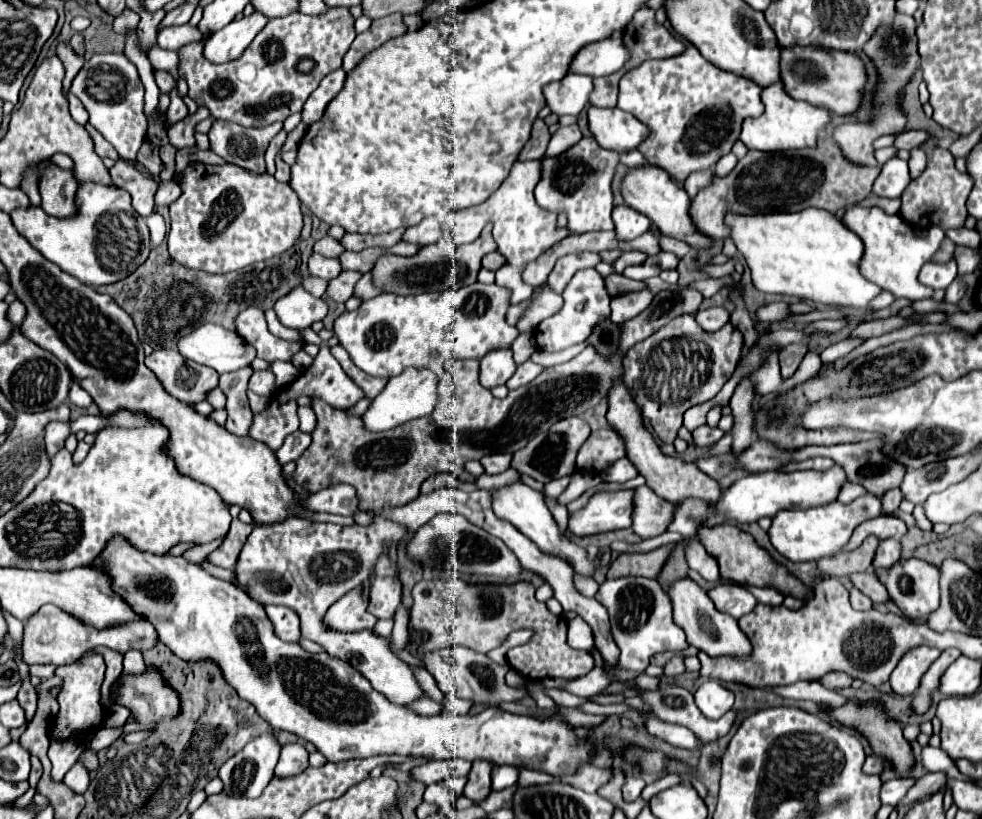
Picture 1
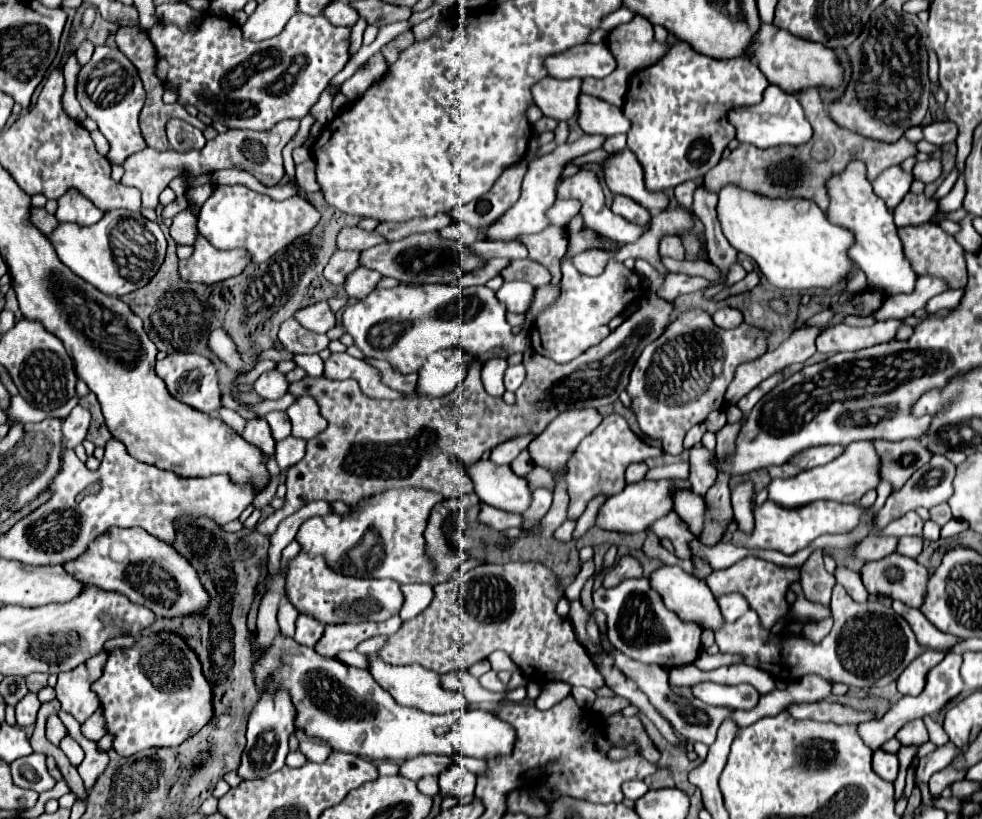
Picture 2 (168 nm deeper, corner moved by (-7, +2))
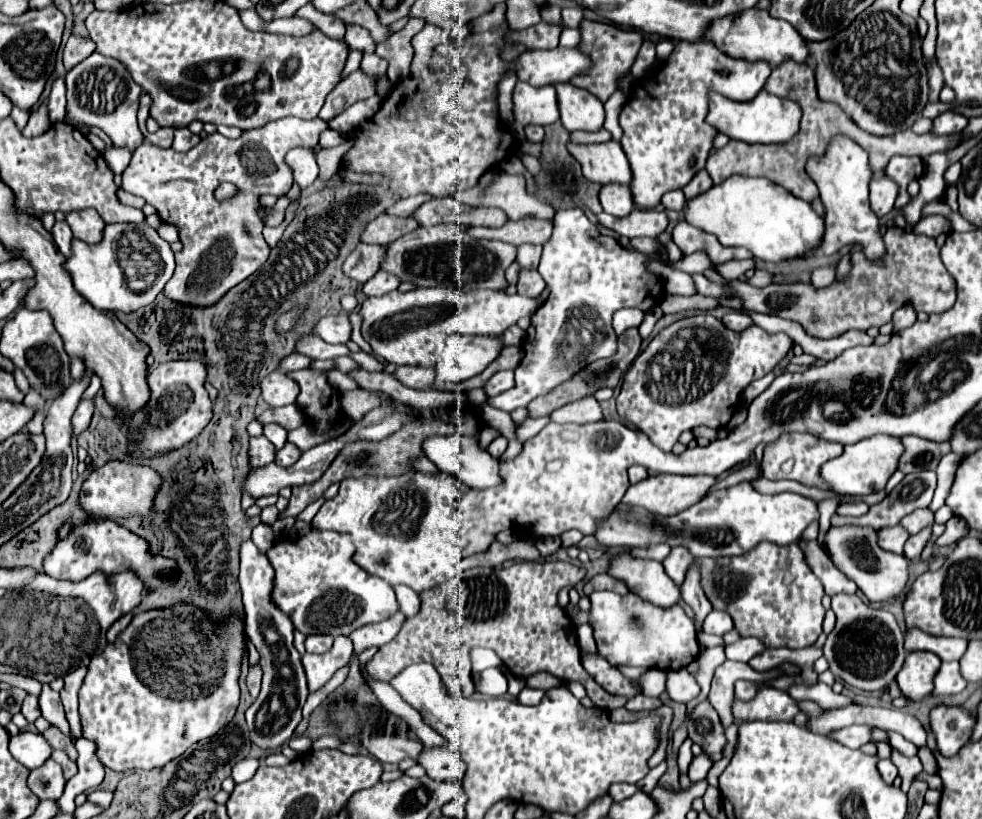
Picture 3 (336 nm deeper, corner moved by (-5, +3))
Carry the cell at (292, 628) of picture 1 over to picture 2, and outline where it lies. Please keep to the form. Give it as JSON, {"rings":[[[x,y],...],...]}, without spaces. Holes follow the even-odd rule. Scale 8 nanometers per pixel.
{"rings":[[[304,614],[298,616],[298,620],[296,620],[296,634],[294,634],[296,642],[314,648],[316,642],[322,638],[322,634],[324,634],[324,626],[320,622],[316,622],[314,618],[304,616]]]}

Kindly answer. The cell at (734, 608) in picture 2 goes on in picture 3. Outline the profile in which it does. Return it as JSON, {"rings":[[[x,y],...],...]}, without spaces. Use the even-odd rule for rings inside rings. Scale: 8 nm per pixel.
{"rings":[[[712,609],[710,615],[704,619],[704,631],[706,633],[722,635],[722,633],[728,633],[730,629],[734,629],[734,621],[732,621],[730,613],[726,613],[726,611]]]}

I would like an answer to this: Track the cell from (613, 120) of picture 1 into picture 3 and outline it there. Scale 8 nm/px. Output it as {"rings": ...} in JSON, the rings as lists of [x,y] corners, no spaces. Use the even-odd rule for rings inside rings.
{"rings":[[[558,83],[558,105],[560,105],[560,121],[562,125],[572,133],[576,129],[580,131],[600,131],[604,127],[604,105],[594,97],[592,93],[586,93],[586,89],[578,89],[570,83]]]}

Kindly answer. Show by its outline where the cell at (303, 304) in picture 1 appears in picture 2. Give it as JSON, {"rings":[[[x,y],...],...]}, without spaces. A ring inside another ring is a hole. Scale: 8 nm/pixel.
{"rings":[[[318,302],[308,308],[302,308],[294,316],[306,330],[326,334],[330,328],[336,326],[336,318],[328,306],[328,302]]]}

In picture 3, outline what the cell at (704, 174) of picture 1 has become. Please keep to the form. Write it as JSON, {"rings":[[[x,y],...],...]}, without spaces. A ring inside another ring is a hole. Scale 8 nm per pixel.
{"rings":[[[676,189],[676,191],[670,191],[662,197],[662,205],[666,209],[672,209],[672,211],[682,211],[686,207],[686,199],[684,199],[684,193],[682,189]]]}

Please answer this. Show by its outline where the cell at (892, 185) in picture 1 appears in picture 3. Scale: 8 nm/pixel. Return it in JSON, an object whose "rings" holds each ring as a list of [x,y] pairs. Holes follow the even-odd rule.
{"rings":[[[878,175],[870,181],[870,205],[878,217],[884,217],[894,209],[896,197],[898,185],[888,175]]]}

